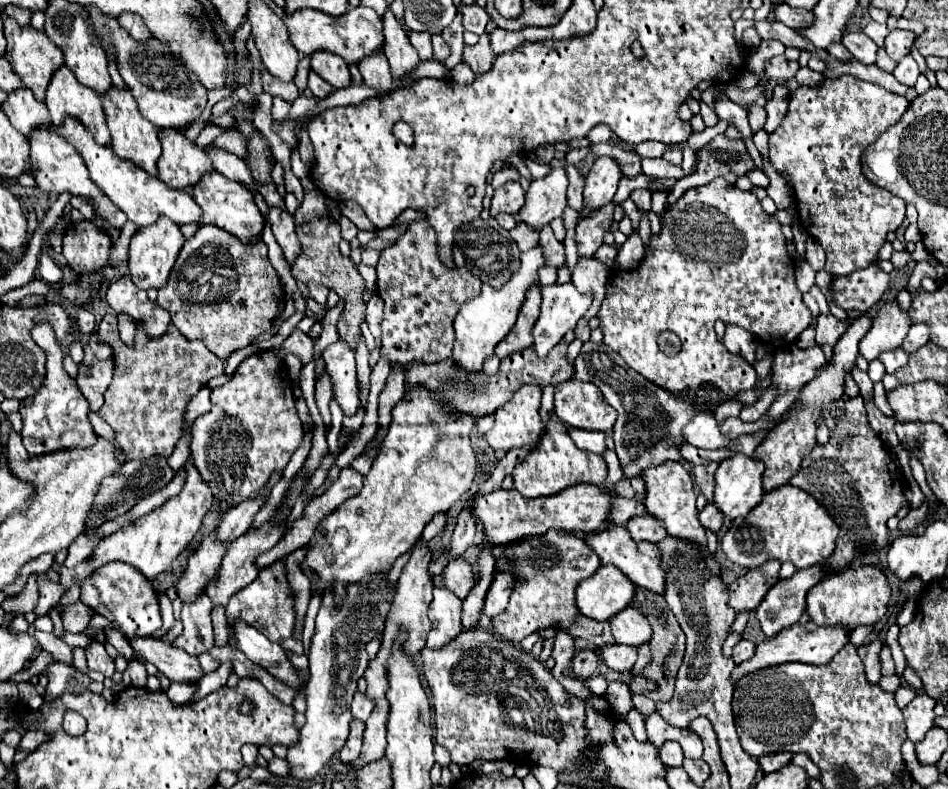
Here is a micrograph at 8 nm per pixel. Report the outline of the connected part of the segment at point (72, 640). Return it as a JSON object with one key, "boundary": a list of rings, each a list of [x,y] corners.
{"boundary":[[[66,632],[64,634],[62,640],[72,648],[76,647],[86,648],[87,645],[94,641],[94,639],[89,637],[85,633],[72,634],[69,632]]]}

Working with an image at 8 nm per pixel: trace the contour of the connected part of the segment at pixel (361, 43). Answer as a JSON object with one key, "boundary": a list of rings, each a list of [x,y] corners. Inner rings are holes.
{"boundary":[[[357,6],[353,10],[347,10],[341,18],[329,18],[329,14],[321,14],[315,10],[297,10],[295,14],[285,14],[283,22],[289,30],[289,38],[293,46],[299,50],[299,54],[313,54],[315,50],[329,50],[333,54],[339,54],[347,64],[359,62],[363,56],[375,52],[383,46],[383,26],[381,18],[373,8]]]}

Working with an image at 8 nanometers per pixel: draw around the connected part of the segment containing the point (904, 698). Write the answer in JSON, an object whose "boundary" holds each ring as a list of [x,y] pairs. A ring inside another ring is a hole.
{"boundary":[[[901,686],[901,688],[895,692],[895,700],[897,700],[897,706],[899,706],[899,708],[907,706],[913,698],[915,698],[915,690],[909,688],[909,686]]]}

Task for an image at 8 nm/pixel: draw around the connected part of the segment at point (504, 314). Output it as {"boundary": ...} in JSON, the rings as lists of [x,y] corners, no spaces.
{"boundary":[[[531,248],[529,252],[521,254],[521,268],[505,282],[501,288],[493,288],[489,284],[483,284],[483,290],[477,298],[465,302],[461,306],[457,318],[455,318],[455,348],[453,348],[453,360],[459,370],[465,370],[467,374],[477,374],[483,372],[483,364],[489,356],[493,356],[495,346],[505,338],[505,334],[513,328],[517,320],[519,306],[525,298],[525,290],[531,284],[537,284],[537,268],[543,266],[543,252],[539,248]]]}

